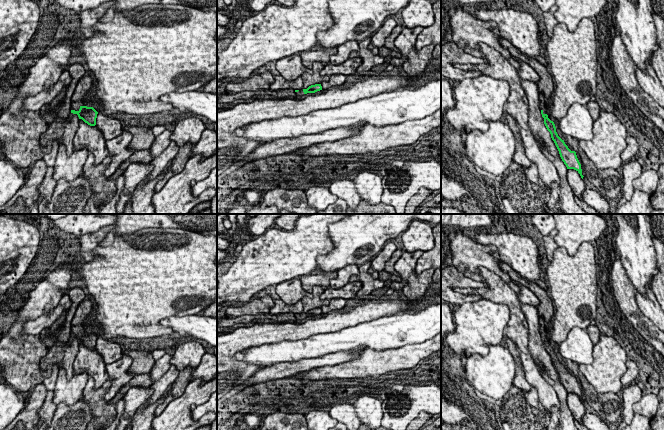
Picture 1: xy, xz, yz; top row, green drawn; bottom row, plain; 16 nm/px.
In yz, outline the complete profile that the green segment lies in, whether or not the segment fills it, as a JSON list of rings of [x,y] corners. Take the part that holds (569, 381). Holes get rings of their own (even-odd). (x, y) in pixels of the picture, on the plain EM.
[[[539,317],[539,331],[541,334],[542,341],[544,342],[544,348],[545,348],[547,354],[551,358],[551,362],[554,365],[554,367],[559,375],[562,385],[566,389],[567,393],[576,394],[580,398],[581,402],[583,403],[584,400],[582,399],[581,388],[577,382],[576,376],[571,375],[568,372],[568,370],[565,368],[564,364],[562,364],[558,360],[554,346],[551,345],[548,342],[548,339],[546,338],[545,325],[544,325],[544,320],[542,317]]]

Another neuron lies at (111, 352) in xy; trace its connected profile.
[[[102,333],[97,338],[96,349],[90,350],[82,343],[73,363],[74,375],[87,373],[94,381],[94,389],[99,389],[108,380],[106,365],[116,362],[123,356],[121,346],[103,337]]]

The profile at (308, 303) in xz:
[[[314,286],[312,291],[312,298],[303,297],[301,302],[303,304],[303,313],[307,313],[311,309],[320,308],[322,313],[326,315],[328,312],[336,309],[342,309],[346,305],[346,299],[333,298],[331,300],[320,298],[326,287]]]

